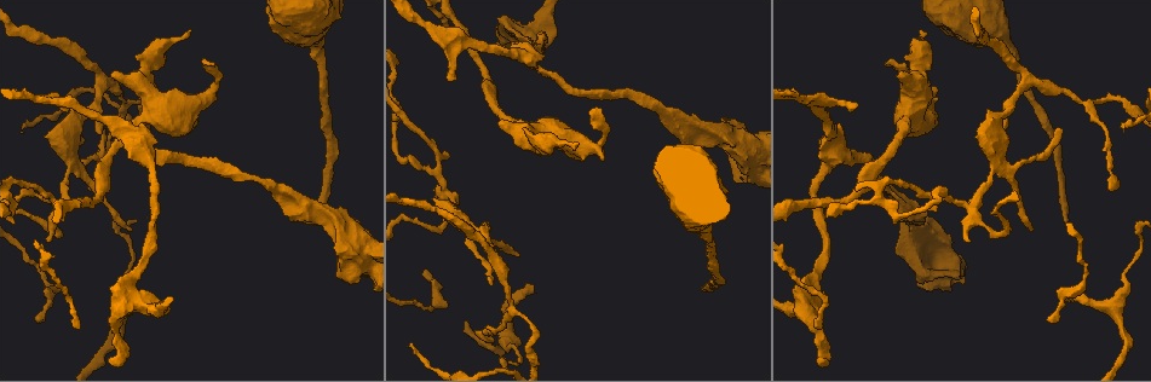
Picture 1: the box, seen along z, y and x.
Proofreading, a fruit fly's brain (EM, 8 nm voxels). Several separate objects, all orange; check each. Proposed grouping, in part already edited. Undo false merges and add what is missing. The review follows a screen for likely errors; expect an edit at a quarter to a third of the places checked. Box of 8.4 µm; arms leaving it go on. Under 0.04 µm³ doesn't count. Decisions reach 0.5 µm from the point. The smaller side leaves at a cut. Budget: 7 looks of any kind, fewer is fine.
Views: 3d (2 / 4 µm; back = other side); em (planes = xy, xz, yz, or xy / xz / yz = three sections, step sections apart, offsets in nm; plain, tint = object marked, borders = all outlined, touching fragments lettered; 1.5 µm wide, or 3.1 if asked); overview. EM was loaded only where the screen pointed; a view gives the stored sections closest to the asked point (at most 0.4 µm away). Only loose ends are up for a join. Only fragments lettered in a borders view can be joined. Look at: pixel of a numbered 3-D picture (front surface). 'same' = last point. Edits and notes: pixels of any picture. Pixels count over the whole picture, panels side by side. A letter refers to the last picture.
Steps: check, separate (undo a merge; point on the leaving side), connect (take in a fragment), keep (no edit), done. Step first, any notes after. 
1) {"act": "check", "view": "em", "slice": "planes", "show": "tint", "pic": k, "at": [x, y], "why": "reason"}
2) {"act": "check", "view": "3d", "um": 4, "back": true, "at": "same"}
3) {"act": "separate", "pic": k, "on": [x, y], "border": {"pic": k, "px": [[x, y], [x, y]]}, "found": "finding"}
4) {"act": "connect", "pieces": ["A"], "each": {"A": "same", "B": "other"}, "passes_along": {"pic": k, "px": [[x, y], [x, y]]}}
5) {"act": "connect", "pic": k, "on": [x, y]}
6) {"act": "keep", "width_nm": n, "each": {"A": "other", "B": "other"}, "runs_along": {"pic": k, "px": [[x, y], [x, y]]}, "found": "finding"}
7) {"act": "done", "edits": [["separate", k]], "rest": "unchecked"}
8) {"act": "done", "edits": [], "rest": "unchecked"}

{"act": "check", "view": "3d", "um": 2, "pic": 1, "at": [1066, 219]}

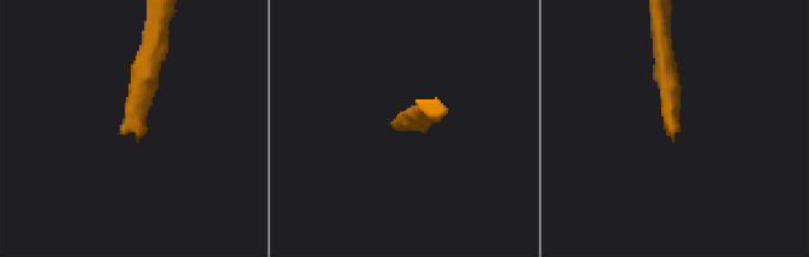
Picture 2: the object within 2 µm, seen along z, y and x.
{"act": "check", "view": "em", "slice": "planes", "show": "tint", "pic": 2, "at": [122, 132], "why": "need the tissue"}

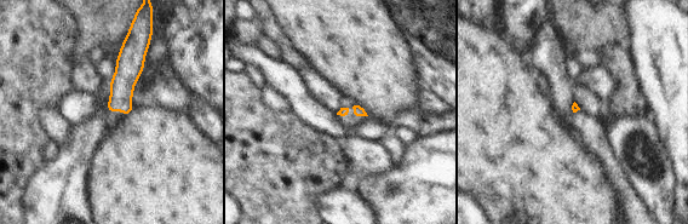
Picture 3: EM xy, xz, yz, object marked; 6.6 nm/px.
{"act": "check", "view": "em", "slice": "planes", "show": "borders", "at": "same", "why": "see the neighbours"}

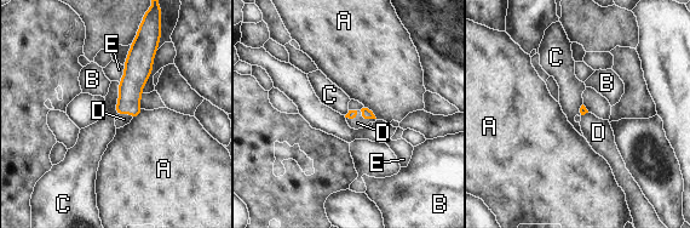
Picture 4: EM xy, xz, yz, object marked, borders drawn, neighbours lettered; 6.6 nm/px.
{"act": "connect", "pieces": ["D"], "each": {"A": "other", "B": "other", "C": "other", "D": "same", "E": "other"}, "passes_along": {"pic": 4, "px": [[366, 113], [367, 118], [357, 123]]}, "found": "the neuron continues"}

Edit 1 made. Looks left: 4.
{"act": "check", "view": "overview", "why": "redraw"}

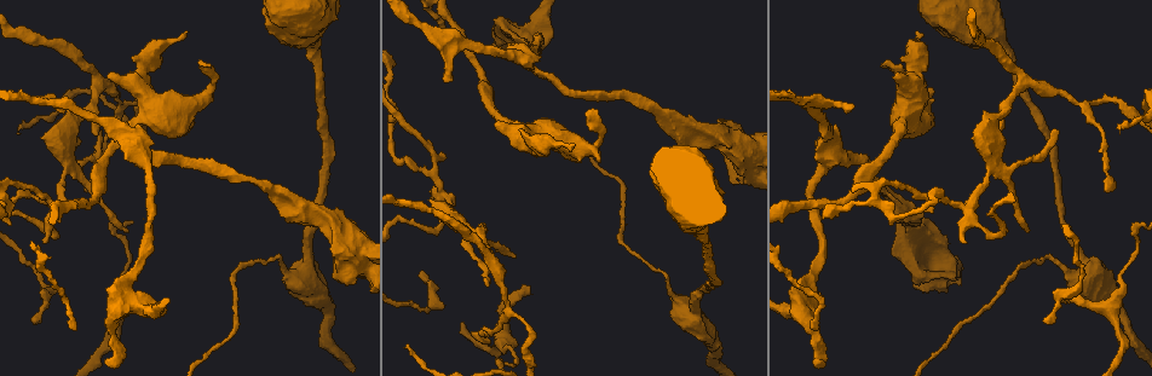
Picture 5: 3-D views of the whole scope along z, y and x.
{"act": "check", "view": "em", "slice": "yz", "step": 4, "show": "tint", "pic": 5, "at": [530, 287], "why": "an open end"}

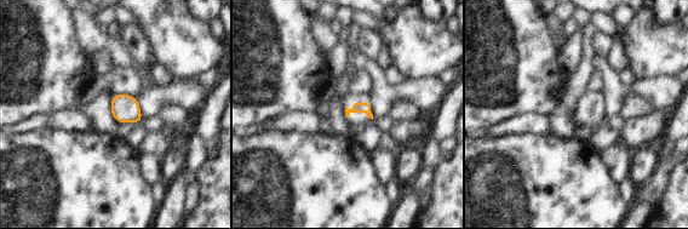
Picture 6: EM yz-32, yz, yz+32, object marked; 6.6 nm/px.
{"act": "check", "view": "em", "slice": "planes", "show": "borders", "at": "same", "why": "another direction"}

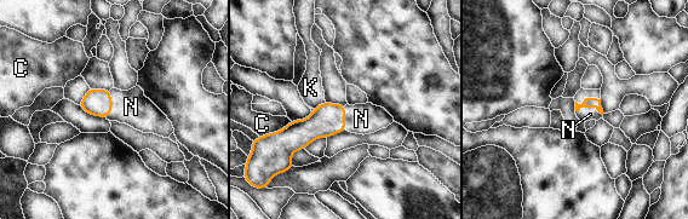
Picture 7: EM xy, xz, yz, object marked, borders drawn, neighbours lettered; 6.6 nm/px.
{"act": "connect", "pieces": ["N"], "each": {"C": "other", "K": "other", "N": "same"}, "passes_along": {"pic": 7, "px": [[97, 102], [112, 104], [131, 107]]}, "found": "the neuron continues"}

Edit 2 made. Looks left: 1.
{"act": "done", "edits": [["connect", 4], ["connect", 7]], "rest": "unchecked"}

